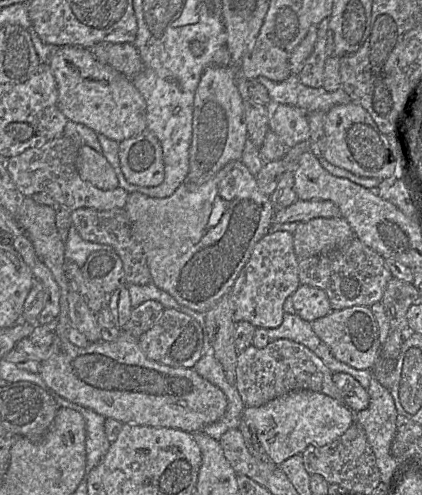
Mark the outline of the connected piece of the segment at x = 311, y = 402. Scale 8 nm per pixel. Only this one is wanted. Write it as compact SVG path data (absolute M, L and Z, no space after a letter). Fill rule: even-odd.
M294 389L258 407L246 407L243 420L255 430L257 438L266 454L276 464L296 454L301 454L307 446L324 446L341 436L354 422L354 412L343 401L337 401L320 392L308 389Z

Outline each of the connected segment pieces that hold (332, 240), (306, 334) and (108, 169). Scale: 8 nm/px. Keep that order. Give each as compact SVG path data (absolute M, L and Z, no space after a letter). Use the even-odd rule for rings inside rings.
M314 218L297 226L293 233L294 252L300 262L340 248L353 238L355 233L345 218Z
M285 312L282 324L277 328L269 328L267 331L270 342L277 339L289 339L300 343L314 352L332 372L348 373L363 388L368 389L371 370L358 370L337 360L328 346L315 334L311 323L303 320L297 314Z
M83 144L77 154L76 168L80 177L101 190L112 190L119 186L113 167L92 147Z

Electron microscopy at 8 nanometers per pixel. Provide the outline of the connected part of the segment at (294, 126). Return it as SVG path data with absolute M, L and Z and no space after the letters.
M287 104L273 105L269 130L279 137L286 148L307 141L310 138L307 112L299 107Z

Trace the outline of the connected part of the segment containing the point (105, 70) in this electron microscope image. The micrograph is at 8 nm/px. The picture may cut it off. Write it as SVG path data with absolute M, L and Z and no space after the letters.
M66 45L56 49L48 65L58 90L58 106L68 120L121 142L147 129L147 107L132 80L98 61L89 48Z

